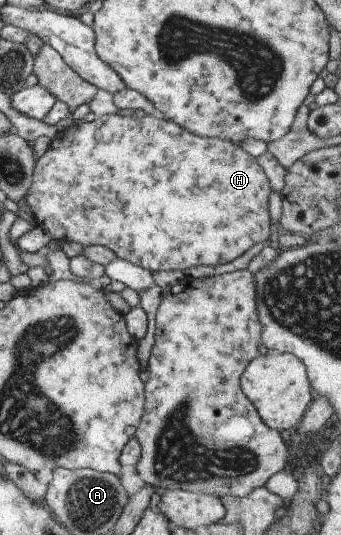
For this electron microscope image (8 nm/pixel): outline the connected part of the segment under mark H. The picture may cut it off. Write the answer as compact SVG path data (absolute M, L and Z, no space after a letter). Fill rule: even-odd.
M140 112L133 113L130 116L118 116L118 114L110 114L95 117L96 118L94 118L92 122L78 121L73 123L70 128L66 128L66 130L55 132L54 137L50 140L50 144L48 144L48 148L46 148L46 152L40 156L36 162L36 165L34 166L34 170L32 170L32 180L30 180L30 188L28 188L28 194L26 194L25 202L32 212L36 226L39 227L50 239L56 240L60 243L64 241L75 242L76 244L80 244L82 246L100 245L108 248L108 250L110 250L110 252L116 256L116 259L124 260L130 264L134 264L134 266L140 266L140 268L144 268L144 270L148 270L150 273L173 270L182 271L184 269L200 265L216 266L218 264L225 264L236 259L236 257L240 256L241 254L244 254L244 252L246 252L250 246L254 246L254 244L258 244L258 242L266 244L272 241L274 236L274 227L270 221L270 214L268 211L268 200L269 195L271 194L268 180L262 171L262 168L258 166L258 162L256 162L255 158L246 154L246 152L244 152L244 150L242 150L238 144L232 144L232 142L228 142L228 140L220 140L220 138L202 138L202 136L194 136L192 132L182 130L182 128L178 127L178 124L174 124L174 122L168 121L159 115L152 116Z

